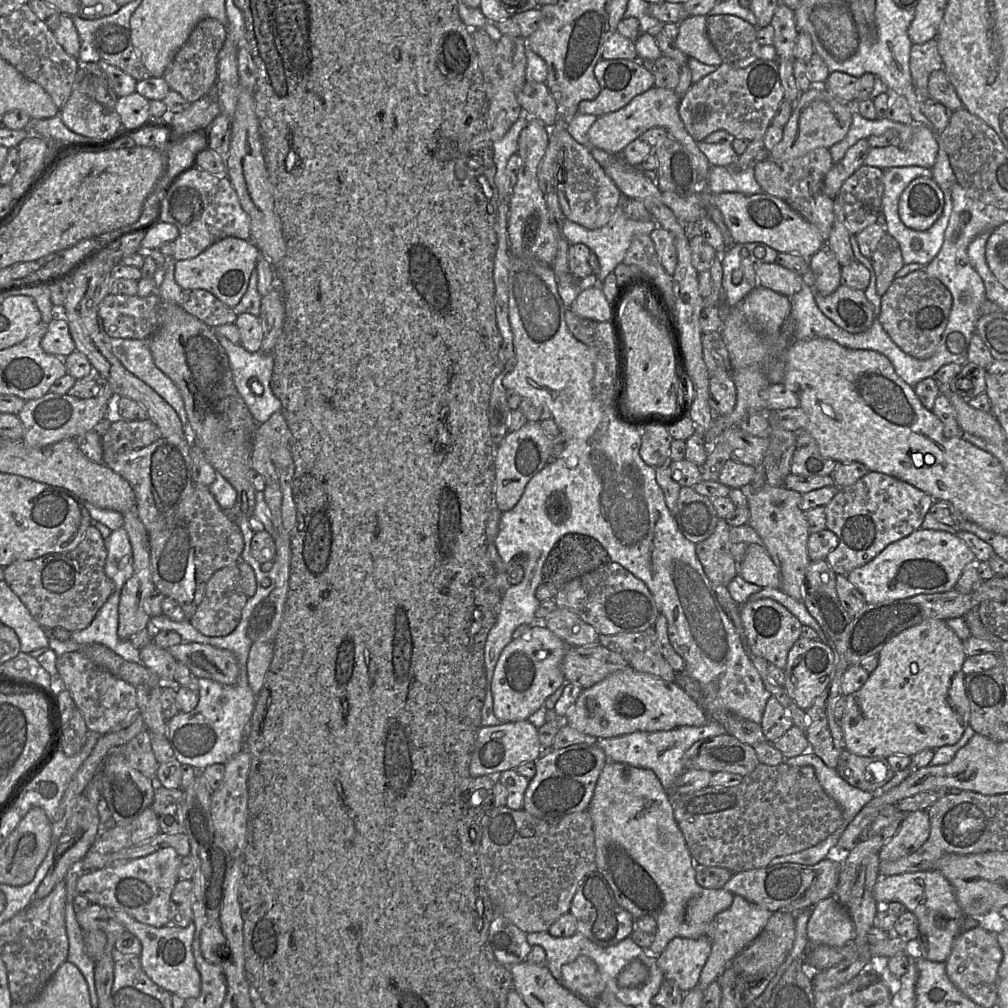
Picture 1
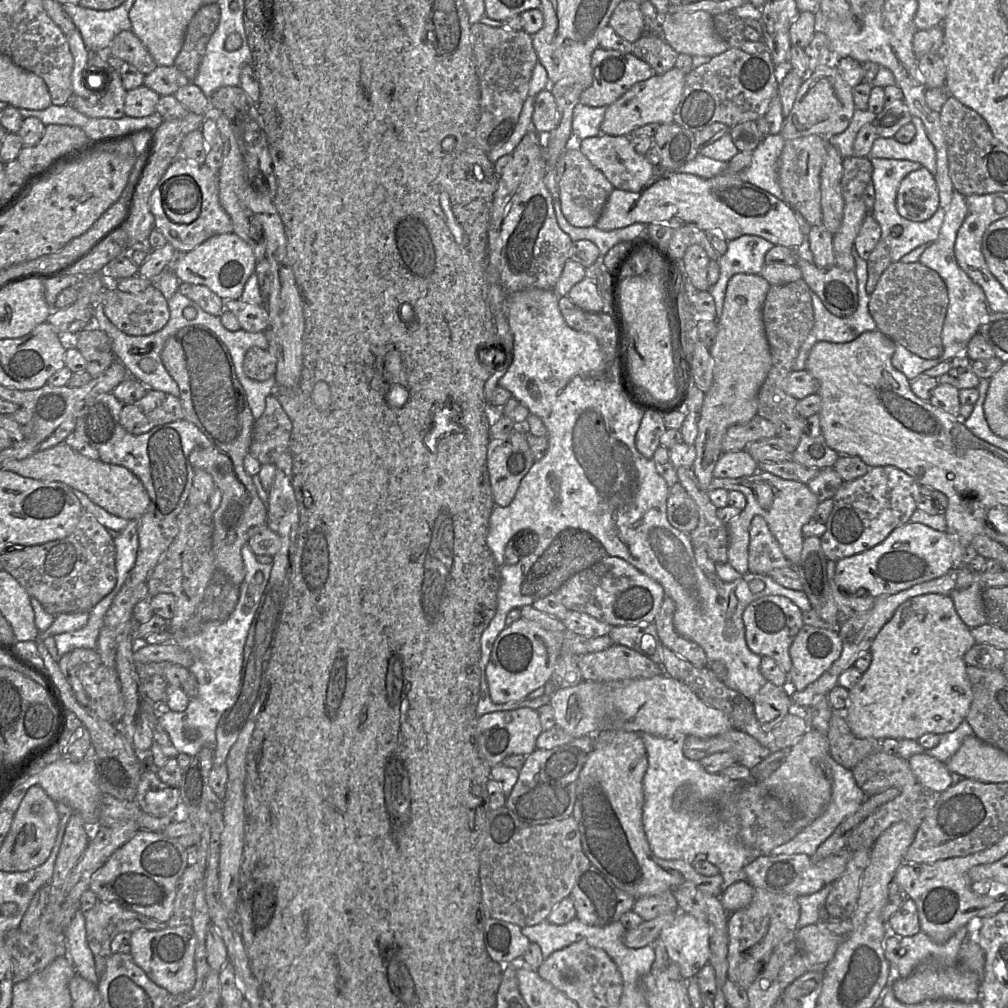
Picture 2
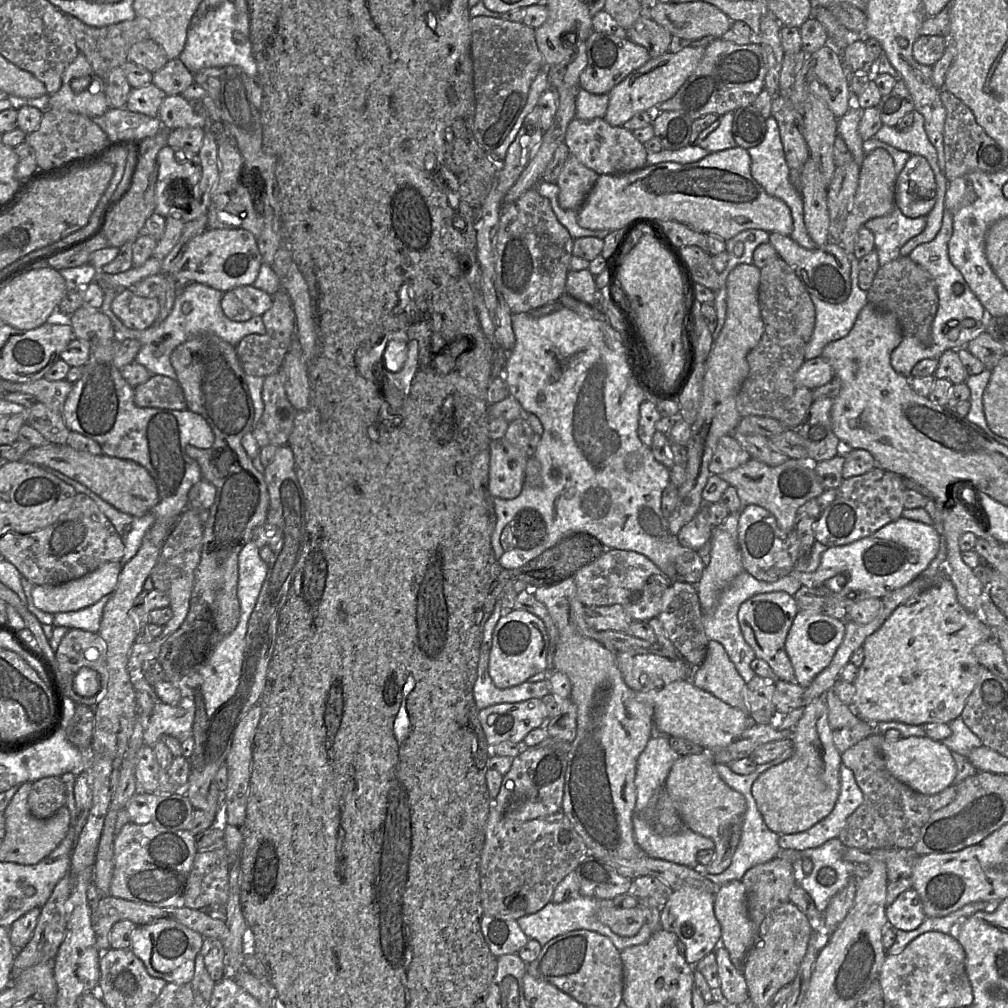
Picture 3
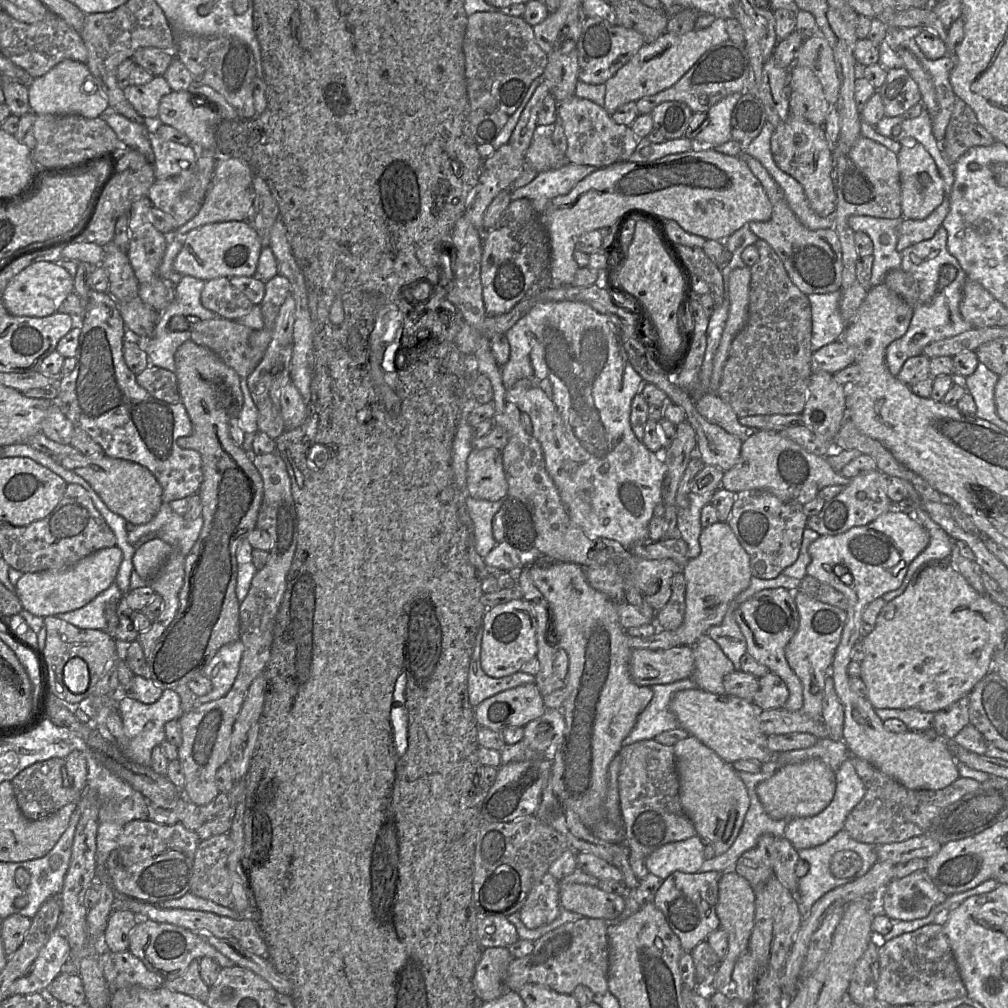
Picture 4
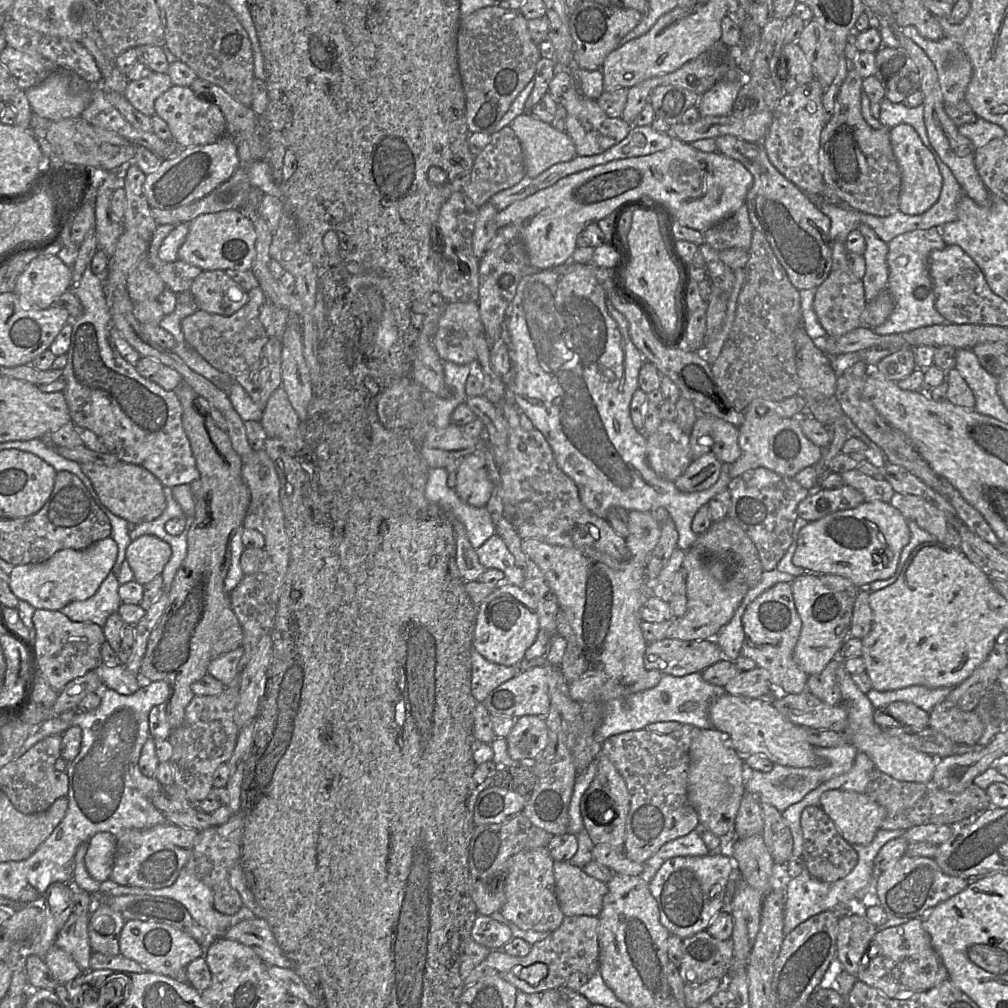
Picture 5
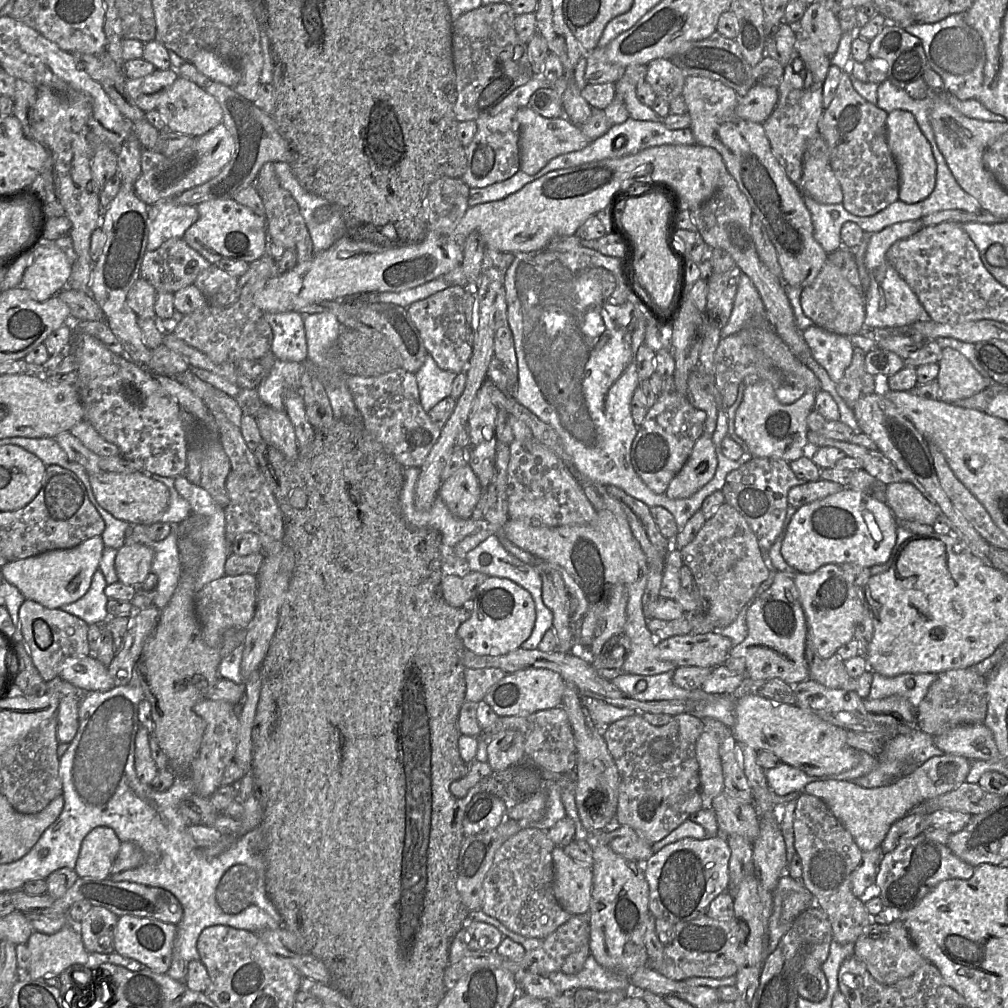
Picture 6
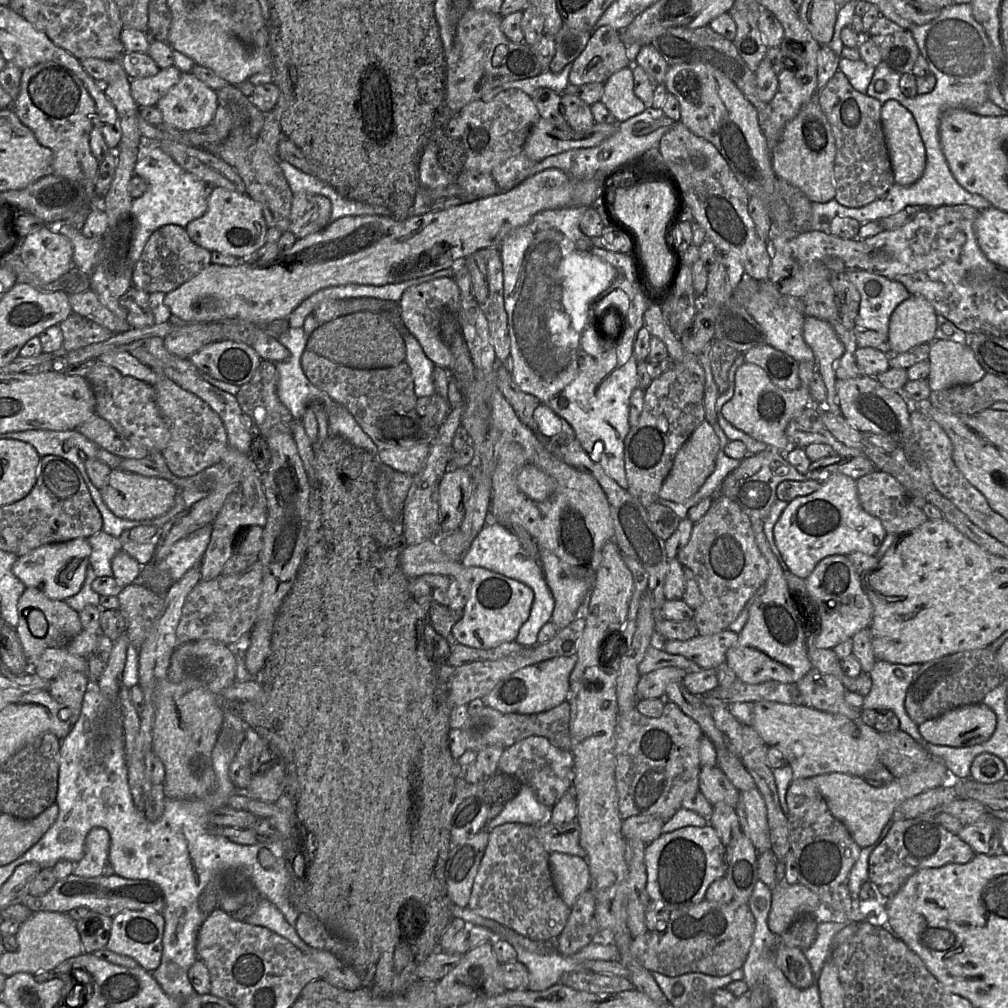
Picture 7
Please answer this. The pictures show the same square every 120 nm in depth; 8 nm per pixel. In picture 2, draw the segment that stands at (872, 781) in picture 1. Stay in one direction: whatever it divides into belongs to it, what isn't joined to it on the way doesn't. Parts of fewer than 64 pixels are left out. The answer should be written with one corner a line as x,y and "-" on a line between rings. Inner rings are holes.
833,712
827,738
830,756
846,769
852,770
860,761
882,749
883,740
856,737
841,712

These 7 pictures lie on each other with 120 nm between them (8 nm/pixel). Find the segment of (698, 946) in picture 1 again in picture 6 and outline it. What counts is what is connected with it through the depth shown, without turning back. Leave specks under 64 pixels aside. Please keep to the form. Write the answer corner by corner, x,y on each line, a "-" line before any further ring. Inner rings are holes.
722,835
698,840
684,838
666,845
644,864
644,875
649,885
649,910
654,918
670,920
673,924
695,919
707,912
711,901
729,887
730,848

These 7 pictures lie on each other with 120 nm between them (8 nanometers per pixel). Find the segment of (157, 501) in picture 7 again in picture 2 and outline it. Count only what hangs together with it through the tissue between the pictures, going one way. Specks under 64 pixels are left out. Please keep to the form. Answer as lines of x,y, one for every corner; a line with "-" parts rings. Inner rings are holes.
64,442
23,459
6,460
1,469
35,480
64,483
81,491
110,514
128,521
138,520
150,504
145,487
131,471
119,465
85,457

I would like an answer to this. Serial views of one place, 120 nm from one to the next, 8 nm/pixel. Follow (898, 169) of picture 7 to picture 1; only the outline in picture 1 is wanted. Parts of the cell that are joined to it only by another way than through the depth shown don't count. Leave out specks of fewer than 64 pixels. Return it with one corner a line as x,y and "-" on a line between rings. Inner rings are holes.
931,177
914,179
901,194
898,205
903,224
916,231
928,230
943,210
944,194

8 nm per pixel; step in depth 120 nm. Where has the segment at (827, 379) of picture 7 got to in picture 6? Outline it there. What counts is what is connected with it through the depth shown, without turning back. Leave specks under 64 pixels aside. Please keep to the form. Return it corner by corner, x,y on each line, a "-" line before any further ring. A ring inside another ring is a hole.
813,324
803,331
812,357
826,370
829,378
838,383
849,367
853,344
847,336
836,334

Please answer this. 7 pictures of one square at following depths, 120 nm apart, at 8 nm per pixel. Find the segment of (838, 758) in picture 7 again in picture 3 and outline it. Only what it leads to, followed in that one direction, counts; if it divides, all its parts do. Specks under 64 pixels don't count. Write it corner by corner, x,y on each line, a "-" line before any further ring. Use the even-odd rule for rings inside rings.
691,680
675,681
660,689
638,691
636,698
653,707
653,724
658,731
691,740
707,751
727,747
751,724
750,715
699,689

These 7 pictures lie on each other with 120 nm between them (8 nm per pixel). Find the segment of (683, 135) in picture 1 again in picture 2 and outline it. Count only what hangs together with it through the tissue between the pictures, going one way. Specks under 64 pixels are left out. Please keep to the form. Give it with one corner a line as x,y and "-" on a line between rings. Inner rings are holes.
676,66
665,74
637,82
611,105
607,106
600,132
611,136
630,136
631,132
649,123
670,124
681,100
686,74

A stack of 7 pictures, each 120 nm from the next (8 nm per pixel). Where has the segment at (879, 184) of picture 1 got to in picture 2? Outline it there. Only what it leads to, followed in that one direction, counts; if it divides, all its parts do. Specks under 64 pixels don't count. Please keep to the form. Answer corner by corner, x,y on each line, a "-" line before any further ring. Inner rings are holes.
849,156
842,160
841,192
844,203
864,201
868,215
875,202
873,166
868,157

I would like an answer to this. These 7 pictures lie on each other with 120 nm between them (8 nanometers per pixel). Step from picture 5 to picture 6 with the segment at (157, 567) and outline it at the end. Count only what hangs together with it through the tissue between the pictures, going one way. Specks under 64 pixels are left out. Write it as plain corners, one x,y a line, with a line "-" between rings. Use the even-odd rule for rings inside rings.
143,544
123,545
117,550
115,570
119,581
140,588
151,573
154,551

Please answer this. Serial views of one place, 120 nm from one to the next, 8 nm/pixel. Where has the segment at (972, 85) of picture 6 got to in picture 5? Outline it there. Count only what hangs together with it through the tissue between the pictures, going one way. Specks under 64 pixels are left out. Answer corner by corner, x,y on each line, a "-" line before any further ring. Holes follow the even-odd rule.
903,26
901,32
917,44
932,61
938,76
945,105
963,100
973,69
962,48
949,38
932,41
922,37
914,26

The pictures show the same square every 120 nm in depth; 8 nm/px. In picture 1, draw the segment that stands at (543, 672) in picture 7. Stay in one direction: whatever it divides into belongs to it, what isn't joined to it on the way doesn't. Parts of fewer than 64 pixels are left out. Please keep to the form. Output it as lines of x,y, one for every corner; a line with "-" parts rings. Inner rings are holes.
529,721
502,722
495,726
481,726
470,759
469,771
474,777
489,775
494,783
498,775
506,770
514,770
525,762
535,762
546,750
542,748
537,728

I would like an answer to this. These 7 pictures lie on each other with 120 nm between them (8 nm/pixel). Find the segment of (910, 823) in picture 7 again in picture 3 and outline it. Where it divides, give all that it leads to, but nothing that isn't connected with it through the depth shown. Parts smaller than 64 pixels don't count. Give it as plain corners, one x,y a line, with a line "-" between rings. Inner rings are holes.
913,887
902,892
892,904
886,906
886,915
888,923
895,930
914,930
926,919
921,898

